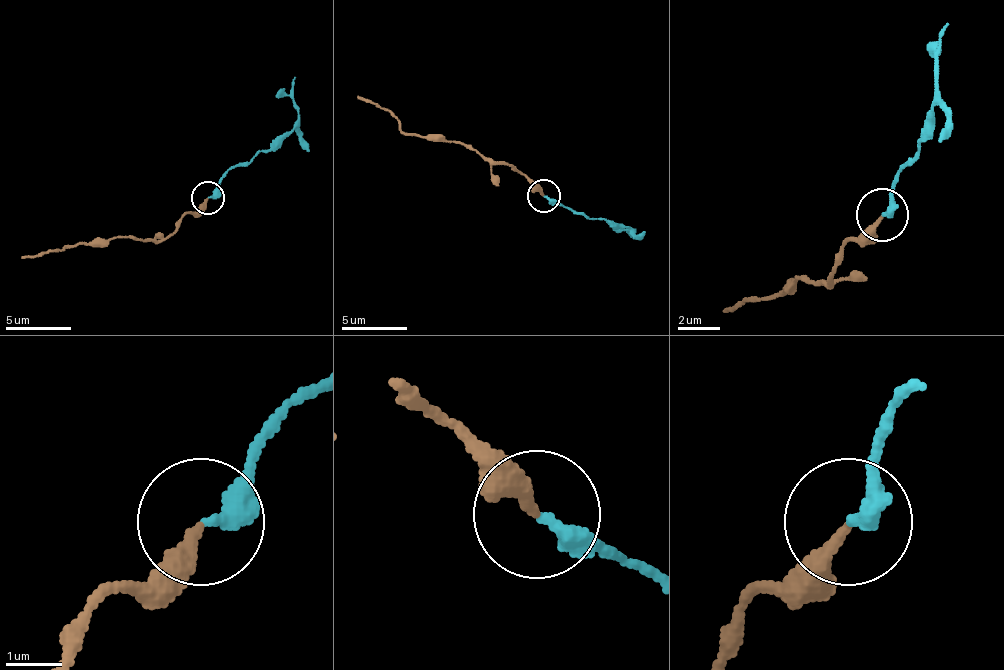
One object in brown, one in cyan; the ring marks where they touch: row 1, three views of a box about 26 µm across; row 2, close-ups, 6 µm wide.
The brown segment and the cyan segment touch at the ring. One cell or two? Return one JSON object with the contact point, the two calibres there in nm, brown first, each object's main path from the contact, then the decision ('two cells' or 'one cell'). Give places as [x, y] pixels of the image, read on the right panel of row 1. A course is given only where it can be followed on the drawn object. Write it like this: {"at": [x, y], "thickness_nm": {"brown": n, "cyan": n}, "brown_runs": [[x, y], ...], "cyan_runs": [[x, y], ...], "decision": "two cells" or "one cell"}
{"at": [882, 215], "thickness_nm": {"brown": 240, "cyan": 200}, "brown_runs": [[881, 216], [844, 247], [828, 284], [797, 279], [786, 289], [745, 300], [724, 310]], "cyan_runs": [[881, 216], [917, 143], [933, 101], [938, 33], [949, 22]], "decision": "one cell"}

